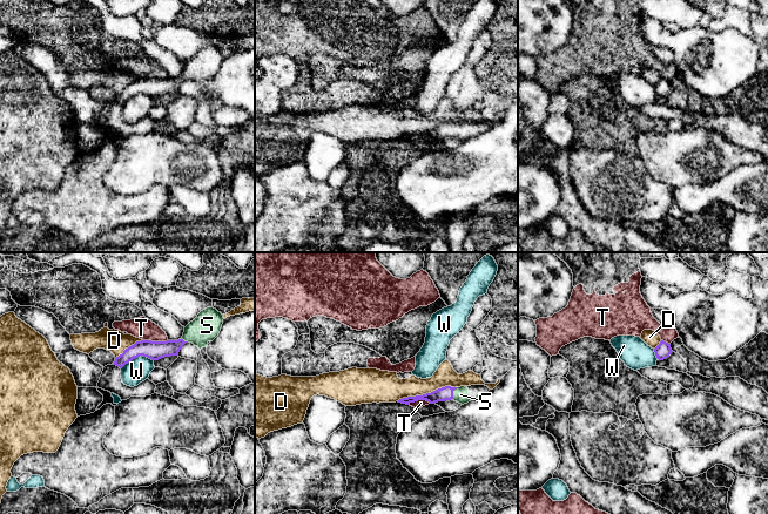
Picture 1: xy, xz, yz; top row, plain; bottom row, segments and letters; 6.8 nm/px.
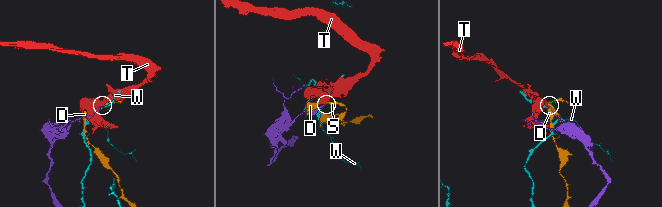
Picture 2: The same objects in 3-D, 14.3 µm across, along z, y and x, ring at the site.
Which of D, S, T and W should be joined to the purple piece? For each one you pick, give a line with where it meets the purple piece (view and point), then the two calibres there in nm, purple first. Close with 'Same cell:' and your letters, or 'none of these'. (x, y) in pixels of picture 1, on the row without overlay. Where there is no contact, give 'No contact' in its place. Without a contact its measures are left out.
S: Touches purple at xz (452, 130). Thickness 100 nm (purple) against 110 nm
Same cell: S

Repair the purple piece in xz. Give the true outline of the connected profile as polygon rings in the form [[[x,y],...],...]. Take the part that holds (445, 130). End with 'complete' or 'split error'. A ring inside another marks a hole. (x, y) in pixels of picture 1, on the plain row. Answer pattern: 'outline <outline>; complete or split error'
outline [[[471,122],[471,123],[460,123],[460,124],[445,123],[423,133],[399,136],[398,140],[409,142],[410,140],[415,140],[418,137],[426,137],[430,141],[445,138],[445,137],[454,137],[464,142],[473,136],[485,133],[489,128],[490,126],[485,122]]]; split error

